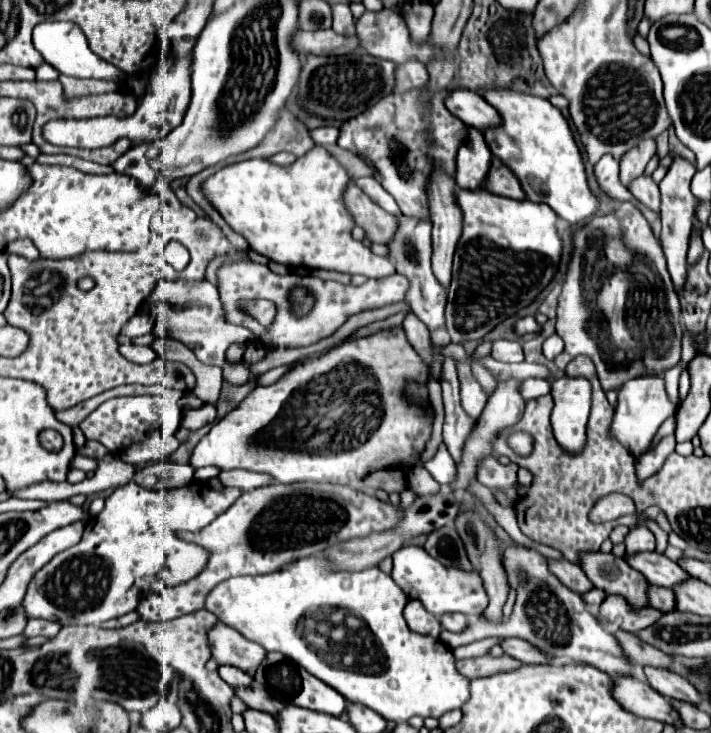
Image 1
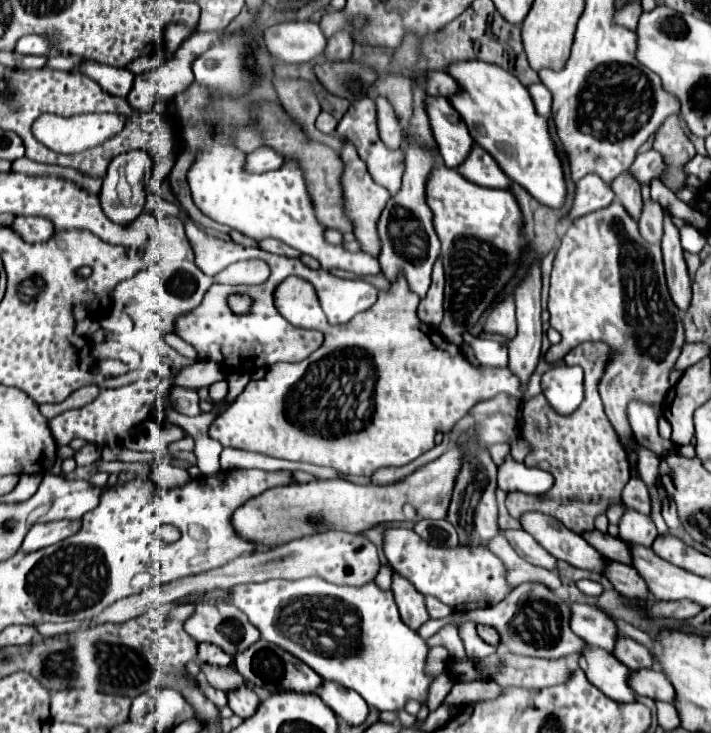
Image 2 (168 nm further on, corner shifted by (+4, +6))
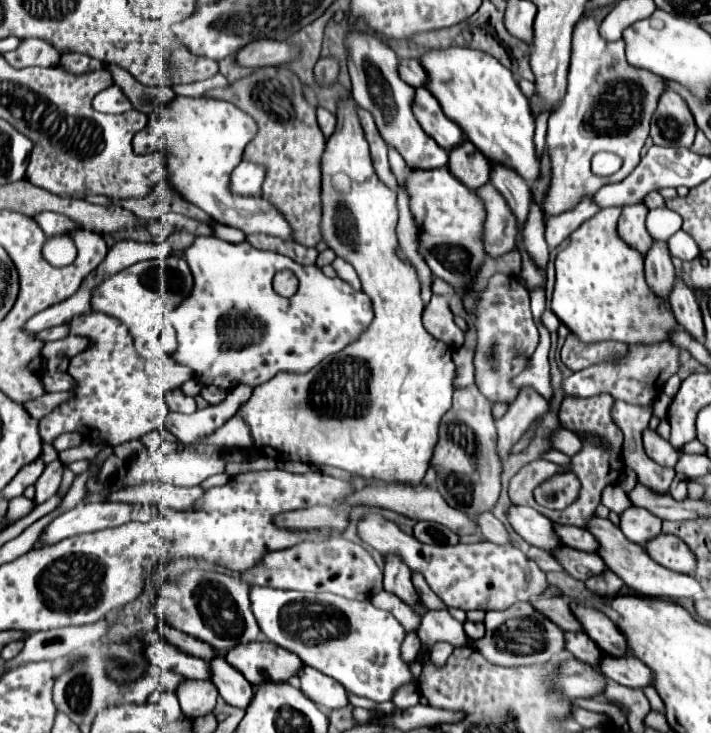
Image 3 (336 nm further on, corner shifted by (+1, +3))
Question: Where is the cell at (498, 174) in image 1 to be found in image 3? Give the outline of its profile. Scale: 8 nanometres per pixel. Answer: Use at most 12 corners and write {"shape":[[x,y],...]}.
{"shape":[[467,139],[449,151],[449,169],[469,189],[491,177],[489,159]]}

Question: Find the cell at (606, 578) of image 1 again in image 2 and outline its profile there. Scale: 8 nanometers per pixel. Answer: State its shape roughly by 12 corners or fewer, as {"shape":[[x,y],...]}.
{"shape":[[540,512],[520,518],[556,560],[602,572],[600,556],[580,534]]}

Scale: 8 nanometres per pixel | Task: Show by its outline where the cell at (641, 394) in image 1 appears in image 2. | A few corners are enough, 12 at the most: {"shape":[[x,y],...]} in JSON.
{"shape":[[632,402],[636,442],[662,458],[676,446],[658,434],[656,404]]}

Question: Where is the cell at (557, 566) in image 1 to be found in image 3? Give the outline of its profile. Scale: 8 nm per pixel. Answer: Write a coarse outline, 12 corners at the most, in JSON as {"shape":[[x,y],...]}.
{"shape":[[493,513],[479,515],[483,539],[511,545],[509,531]]}

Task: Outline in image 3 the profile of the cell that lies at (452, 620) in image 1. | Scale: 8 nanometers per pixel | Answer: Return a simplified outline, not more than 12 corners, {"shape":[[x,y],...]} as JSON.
{"shape":[[413,575],[413,585],[427,609],[447,609],[429,589],[421,575]]}

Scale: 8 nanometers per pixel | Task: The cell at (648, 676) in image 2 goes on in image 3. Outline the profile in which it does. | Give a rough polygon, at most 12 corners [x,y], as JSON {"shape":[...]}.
{"shape":[[633,655],[603,657],[603,675],[631,689],[653,685],[651,669]]}

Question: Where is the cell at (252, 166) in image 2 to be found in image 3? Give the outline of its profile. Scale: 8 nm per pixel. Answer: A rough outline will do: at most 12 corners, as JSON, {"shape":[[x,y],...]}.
{"shape":[[241,161],[231,175],[239,193],[261,193],[265,169]]}

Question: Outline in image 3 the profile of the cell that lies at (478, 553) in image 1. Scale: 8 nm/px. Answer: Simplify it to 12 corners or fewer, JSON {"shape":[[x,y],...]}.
{"shape":[[455,391],[431,461],[435,485],[475,521],[503,465],[491,403]]}

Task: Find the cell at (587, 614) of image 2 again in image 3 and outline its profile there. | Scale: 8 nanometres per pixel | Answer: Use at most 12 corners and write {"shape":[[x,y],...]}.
{"shape":[[543,597],[533,601],[563,631],[583,633],[567,599]]}

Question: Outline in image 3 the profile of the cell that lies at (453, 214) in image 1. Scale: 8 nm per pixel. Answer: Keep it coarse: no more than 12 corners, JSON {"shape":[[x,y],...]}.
{"shape":[[433,295],[423,325],[451,347],[463,345],[449,297]]}

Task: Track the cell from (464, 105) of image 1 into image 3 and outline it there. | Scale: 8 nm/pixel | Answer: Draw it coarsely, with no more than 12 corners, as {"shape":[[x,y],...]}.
{"shape":[[403,59],[399,75],[411,87],[425,87],[429,75],[415,59]]}

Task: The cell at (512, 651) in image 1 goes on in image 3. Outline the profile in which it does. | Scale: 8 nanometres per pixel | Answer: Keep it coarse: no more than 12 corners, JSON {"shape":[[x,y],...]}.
{"shape":[[465,621],[467,637],[477,641],[485,635],[483,623]]}

